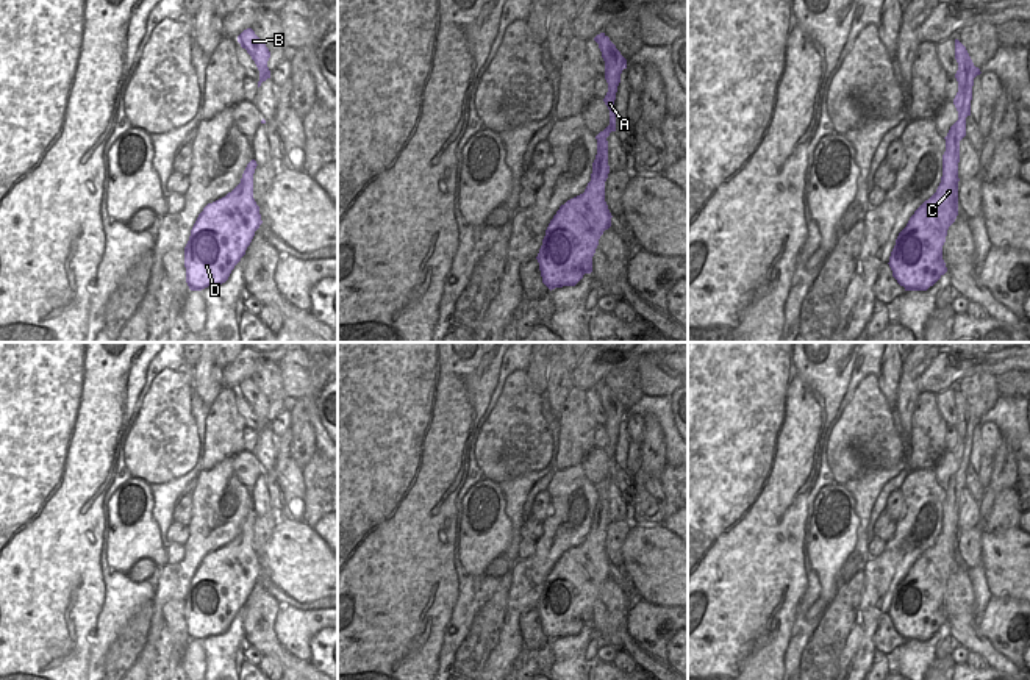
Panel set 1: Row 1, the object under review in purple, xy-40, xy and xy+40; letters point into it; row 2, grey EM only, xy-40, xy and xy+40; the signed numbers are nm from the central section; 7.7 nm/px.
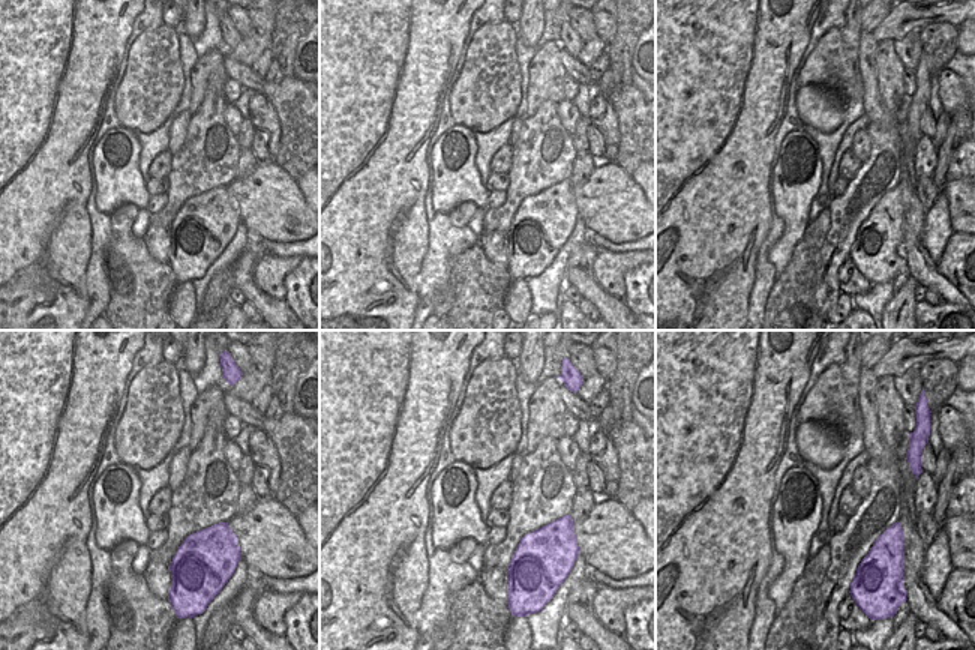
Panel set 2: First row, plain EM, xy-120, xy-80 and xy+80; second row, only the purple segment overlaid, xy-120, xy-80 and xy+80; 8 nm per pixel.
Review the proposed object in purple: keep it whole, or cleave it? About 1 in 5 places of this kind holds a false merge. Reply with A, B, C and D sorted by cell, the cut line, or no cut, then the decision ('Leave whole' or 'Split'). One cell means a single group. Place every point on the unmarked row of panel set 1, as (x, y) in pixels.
Groups: A B / C D. Split along xy+40 (958, 486), (952, 499), (946, 497). Split

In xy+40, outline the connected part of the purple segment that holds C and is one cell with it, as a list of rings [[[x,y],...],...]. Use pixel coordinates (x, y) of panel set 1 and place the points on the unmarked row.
[[[960,488],[953,500],[946,497],[936,542],[914,561],[896,589],[888,614],[905,641],[927,641],[947,622],[942,596],[958,566],[958,513]]]

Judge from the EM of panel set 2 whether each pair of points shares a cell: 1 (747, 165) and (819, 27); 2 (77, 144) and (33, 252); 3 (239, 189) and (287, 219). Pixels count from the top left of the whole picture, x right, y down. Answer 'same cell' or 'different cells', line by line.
1: different cells
2: same cell
3: same cell

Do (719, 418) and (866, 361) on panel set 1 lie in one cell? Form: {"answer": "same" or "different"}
{"answer": "different"}

